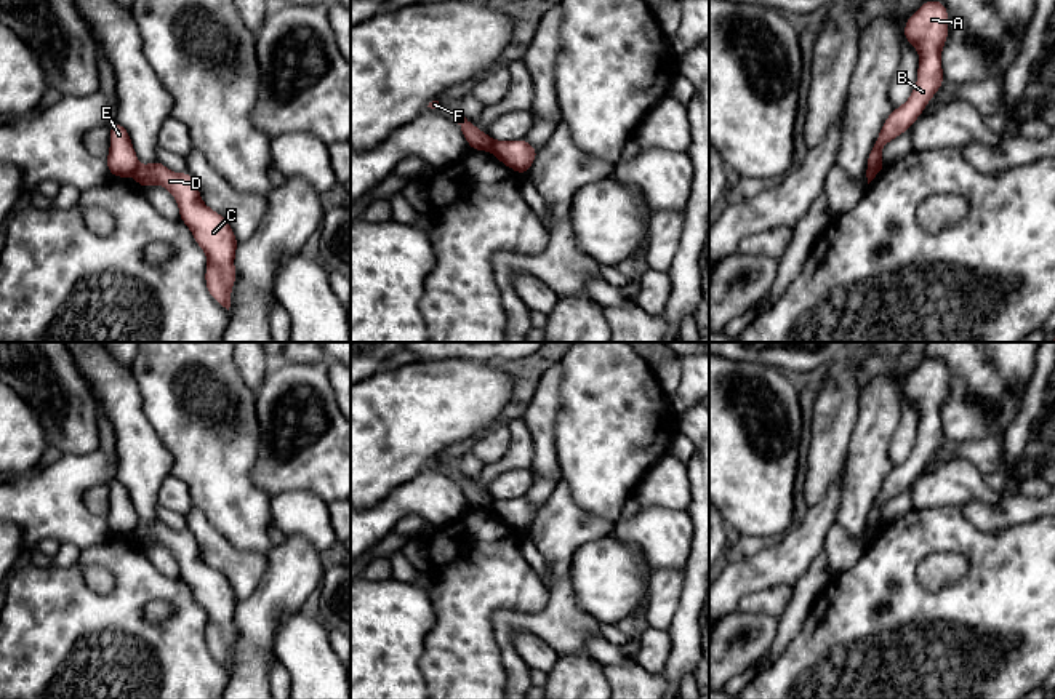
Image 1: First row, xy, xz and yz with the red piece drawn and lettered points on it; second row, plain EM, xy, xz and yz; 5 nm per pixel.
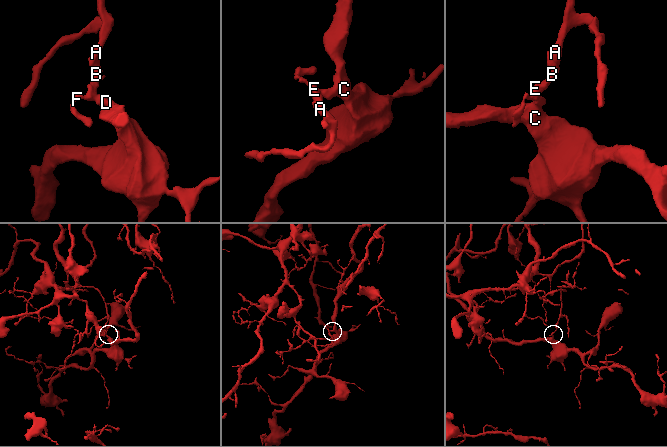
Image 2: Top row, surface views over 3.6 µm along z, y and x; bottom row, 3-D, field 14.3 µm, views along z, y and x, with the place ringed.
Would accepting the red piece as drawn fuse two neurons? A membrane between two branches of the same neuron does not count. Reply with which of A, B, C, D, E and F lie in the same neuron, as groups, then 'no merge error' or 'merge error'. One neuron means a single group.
A B E F / C D | merge error

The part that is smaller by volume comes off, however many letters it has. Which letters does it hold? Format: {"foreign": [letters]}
{"foreign": ["A", "B", "E", "F"]}

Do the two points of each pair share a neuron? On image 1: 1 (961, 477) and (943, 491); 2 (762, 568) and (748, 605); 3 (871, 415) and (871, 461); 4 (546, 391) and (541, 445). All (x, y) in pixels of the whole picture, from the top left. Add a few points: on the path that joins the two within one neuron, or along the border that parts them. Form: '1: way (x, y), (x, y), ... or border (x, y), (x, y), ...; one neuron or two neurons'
1: way (956, 482), (948, 487); one neuron
2: border (790, 583), (751, 591), (734, 610); two neurons
3: way (871, 426), (871, 450); one neuron
4: way (545, 403), (543, 432); one neuron

